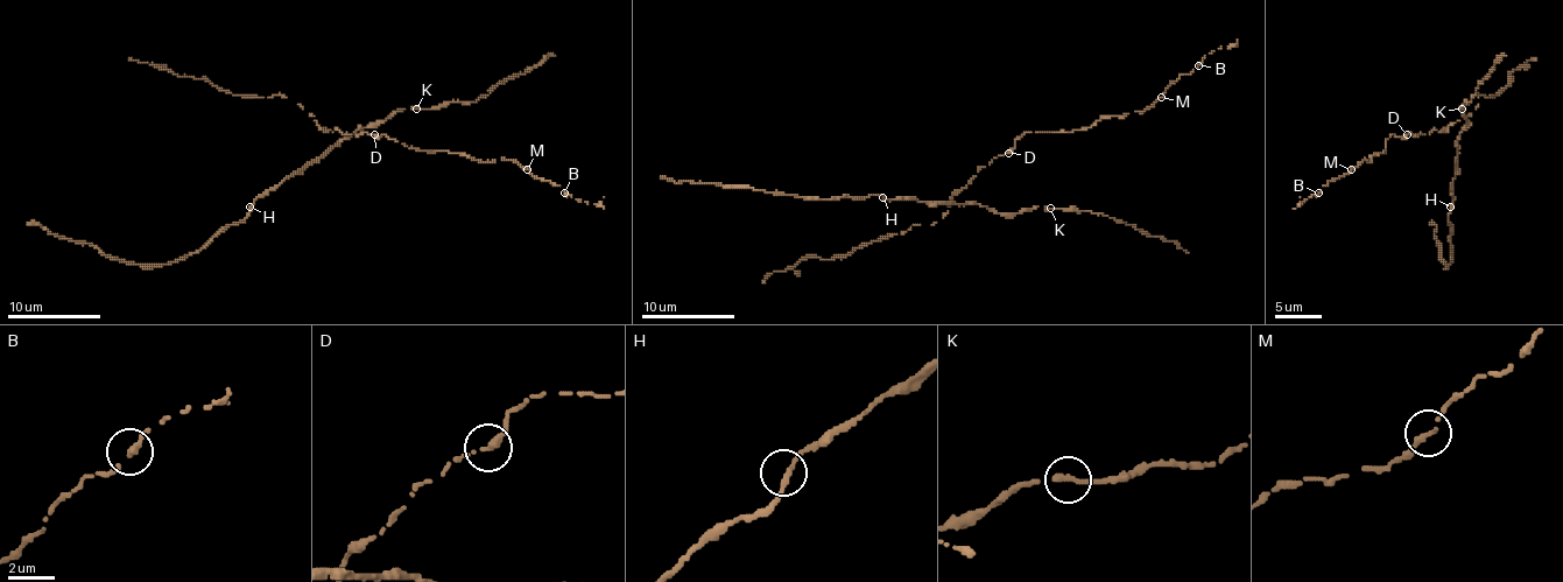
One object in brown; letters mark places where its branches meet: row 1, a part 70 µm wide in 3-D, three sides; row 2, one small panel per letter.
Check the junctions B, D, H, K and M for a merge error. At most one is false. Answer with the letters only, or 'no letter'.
no letter

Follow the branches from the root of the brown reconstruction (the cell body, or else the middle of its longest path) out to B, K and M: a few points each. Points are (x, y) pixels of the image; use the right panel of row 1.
B: (1445, 132), (1393, 134), (1386, 139), (1386, 151), (1328, 181), (1318, 193)
K: (1445, 132), (1455, 144), (1466, 127), (1462, 109)
M: (1445, 132), (1393, 134), (1386, 139), (1386, 151), (1351, 169)

